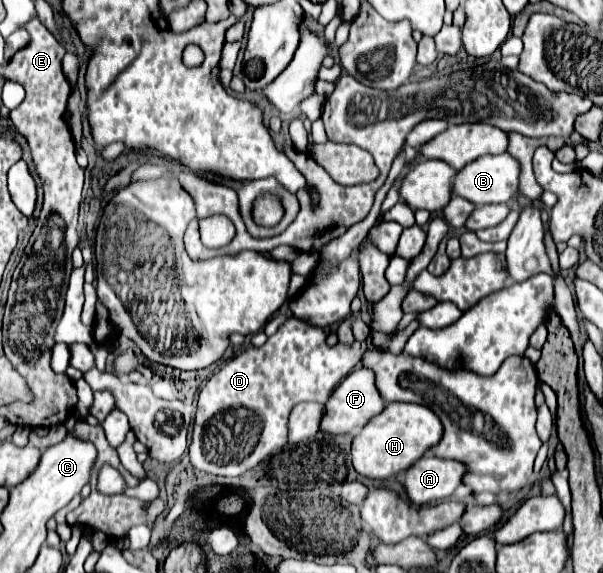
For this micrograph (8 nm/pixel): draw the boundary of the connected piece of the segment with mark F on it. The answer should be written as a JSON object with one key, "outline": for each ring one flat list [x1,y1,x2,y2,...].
{"outline":[[362,367,348,373,348,377,332,391,324,407,326,407,326,413,320,419,320,431,326,431,330,435,342,435,342,433,356,435,360,427,364,427,364,421,372,419,376,413,380,413,380,409,384,409,384,401,380,393,376,393,372,371]]}

